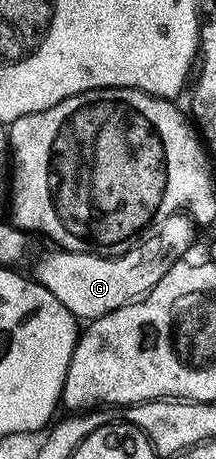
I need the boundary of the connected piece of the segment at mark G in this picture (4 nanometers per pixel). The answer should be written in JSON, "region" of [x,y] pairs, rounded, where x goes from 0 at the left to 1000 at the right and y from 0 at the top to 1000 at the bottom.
{"region":[[[806,466],[708,488],[681,501],[676,516],[560,562],[449,562],[440,553],[319,553],[310,545],[269,540],[245,547],[255,553],[204,556],[148,597],[171,614],[222,627],[222,636],[241,636],[241,645],[259,645],[259,654],[278,654],[278,662],[296,662],[296,671],[315,671],[315,680],[343,684],[347,693],[366,697],[477,693],[486,684],[537,680],[694,641],[704,627],[722,627],[722,619],[741,619],[741,610],[778,601],[787,586],[875,556],[861,551],[880,545],[880,532],[907,523],[907,505],[917,505],[912,490],[875,468]]]}

